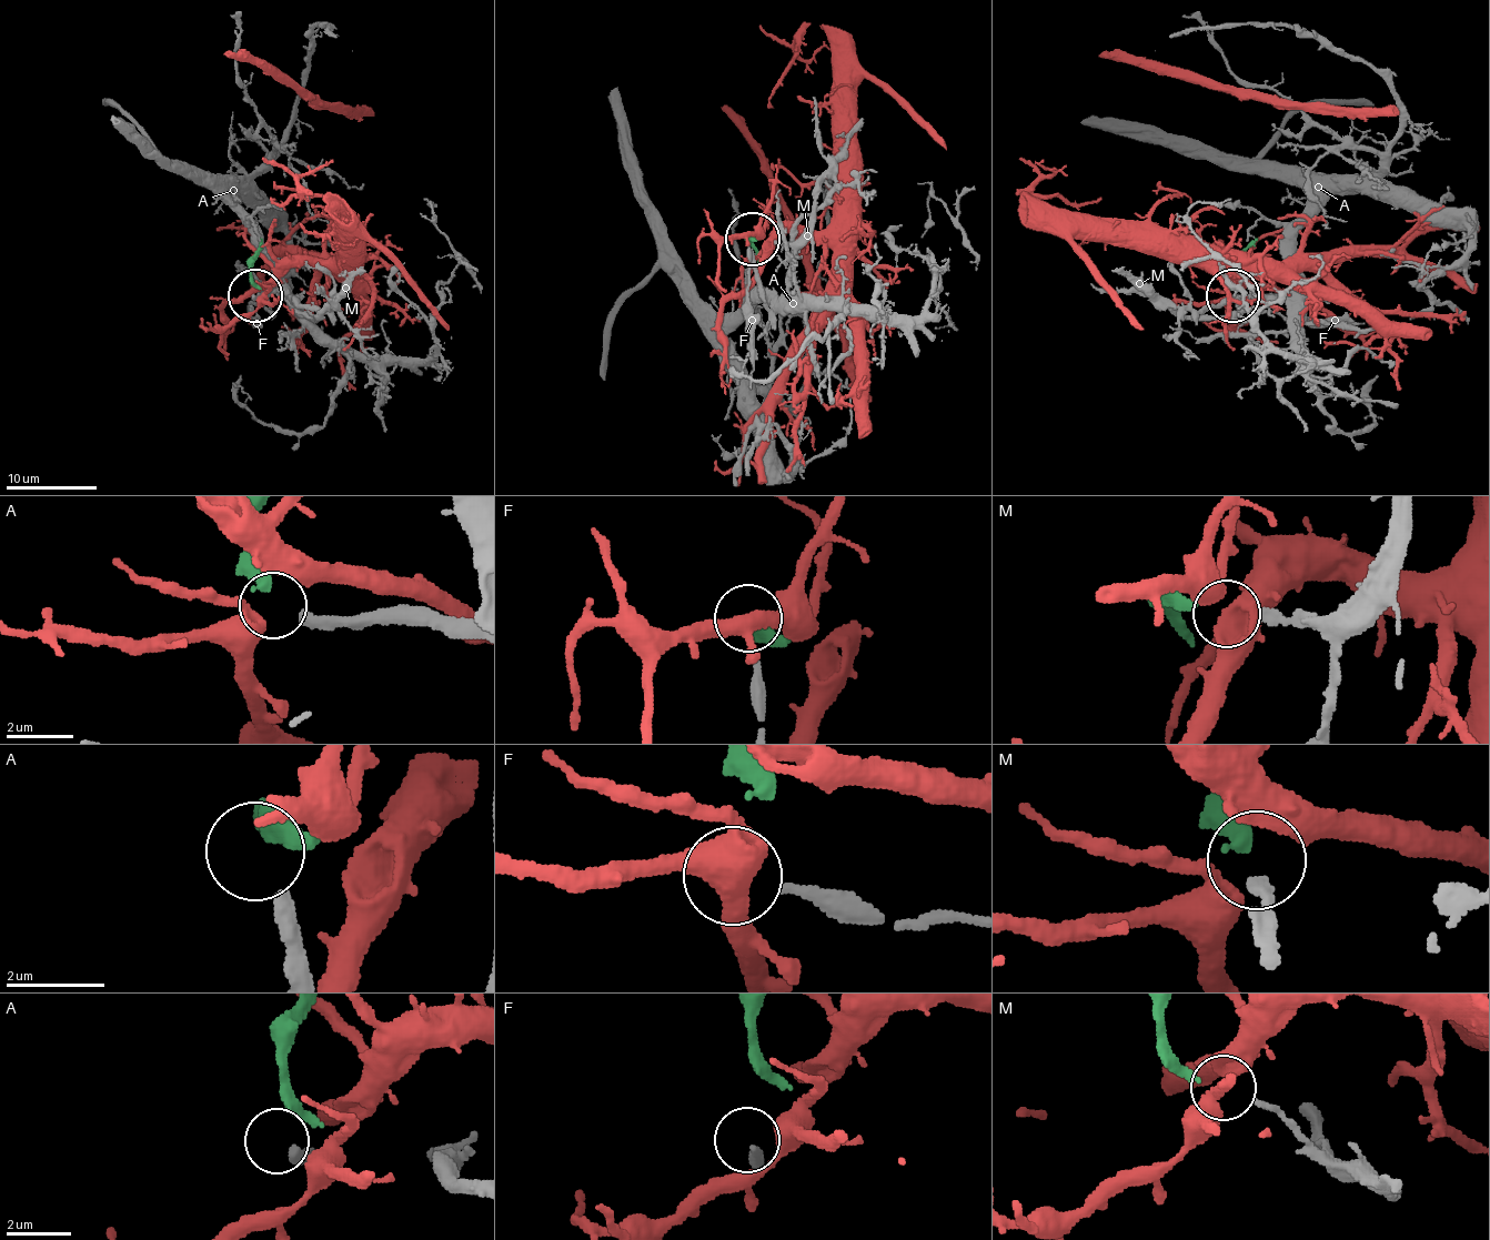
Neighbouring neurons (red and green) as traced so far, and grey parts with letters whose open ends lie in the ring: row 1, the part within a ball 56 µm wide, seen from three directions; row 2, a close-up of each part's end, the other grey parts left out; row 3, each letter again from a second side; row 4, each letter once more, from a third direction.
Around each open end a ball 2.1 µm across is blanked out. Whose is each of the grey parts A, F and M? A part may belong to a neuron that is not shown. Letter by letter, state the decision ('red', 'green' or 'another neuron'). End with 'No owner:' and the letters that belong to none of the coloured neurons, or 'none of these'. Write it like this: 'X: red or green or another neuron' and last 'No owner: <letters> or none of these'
A: another neuron
F: another neuron
M: green
No owner: A, F

